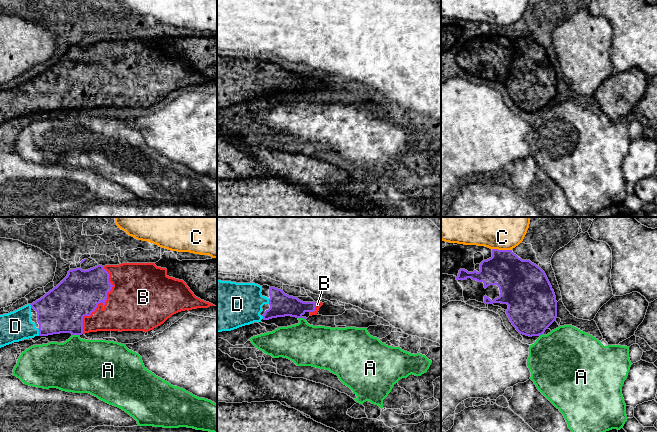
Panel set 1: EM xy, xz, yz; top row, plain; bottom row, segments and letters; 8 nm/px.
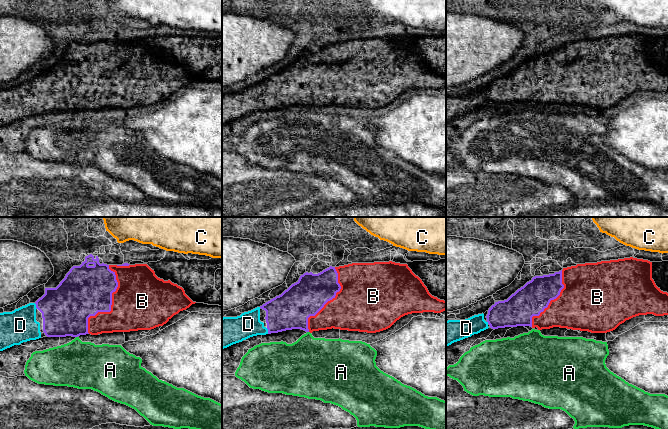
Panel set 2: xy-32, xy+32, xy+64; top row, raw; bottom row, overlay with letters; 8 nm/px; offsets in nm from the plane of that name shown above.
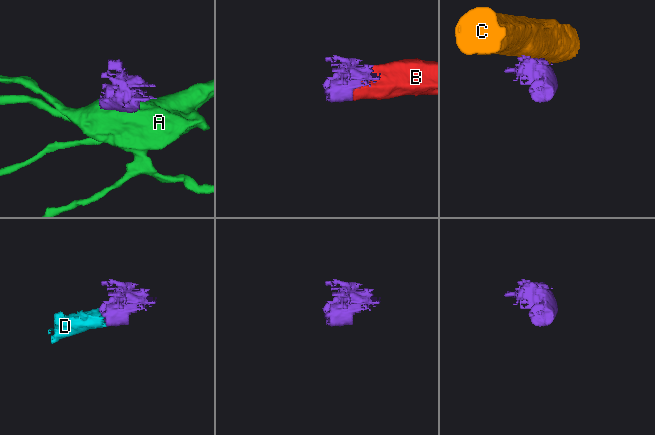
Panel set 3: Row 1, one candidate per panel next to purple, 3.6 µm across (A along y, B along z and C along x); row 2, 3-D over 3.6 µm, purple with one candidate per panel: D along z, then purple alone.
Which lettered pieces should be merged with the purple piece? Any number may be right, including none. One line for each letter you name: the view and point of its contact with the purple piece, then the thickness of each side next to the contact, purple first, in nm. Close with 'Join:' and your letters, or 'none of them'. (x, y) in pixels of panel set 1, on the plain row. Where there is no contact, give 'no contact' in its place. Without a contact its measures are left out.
B: meets purple in xy at (102, 78); 360 nm thick on the purple side, 440 nm on the other
D: meets purple in xy at (39, 108); 360 nm thick on the purple side, 240 nm on the other
Join: B, D

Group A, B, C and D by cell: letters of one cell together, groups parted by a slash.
A / B D / C

